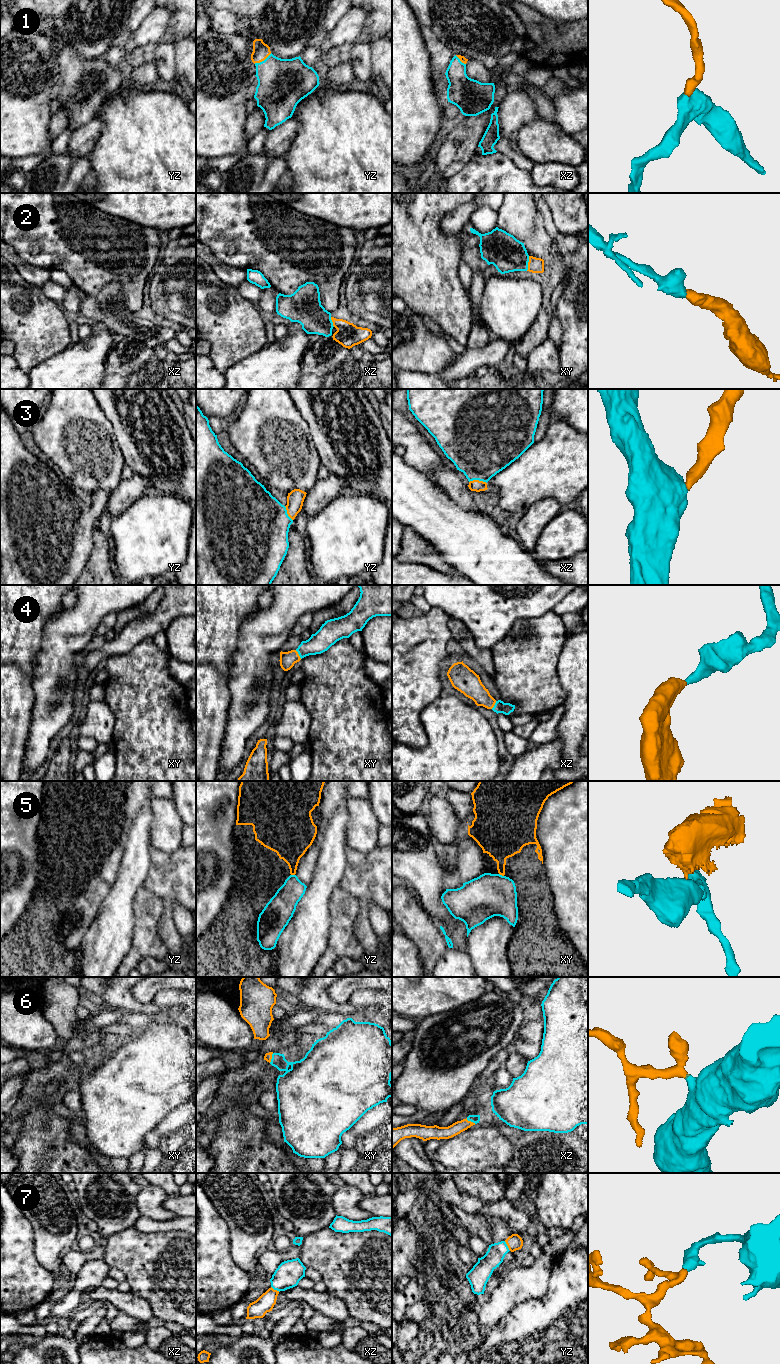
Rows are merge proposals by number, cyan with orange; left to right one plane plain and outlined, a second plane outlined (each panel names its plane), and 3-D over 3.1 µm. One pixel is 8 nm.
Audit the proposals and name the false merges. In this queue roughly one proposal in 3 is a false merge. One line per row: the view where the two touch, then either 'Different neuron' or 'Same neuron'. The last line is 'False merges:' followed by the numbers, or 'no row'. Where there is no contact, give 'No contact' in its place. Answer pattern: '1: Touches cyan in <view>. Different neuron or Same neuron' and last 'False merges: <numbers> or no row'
1: Touches cyan in yz. Same neuron
2: Touches cyan in xy. Same neuron
3: Touches cyan in xz. Same neuron
4: Touches cyan in xy. Same neuron
5: Touches cyan in xy. Different neuron
6: Touches cyan in xy. Same neuron
7: Touches cyan in yz. Same neuron
False merges: 5

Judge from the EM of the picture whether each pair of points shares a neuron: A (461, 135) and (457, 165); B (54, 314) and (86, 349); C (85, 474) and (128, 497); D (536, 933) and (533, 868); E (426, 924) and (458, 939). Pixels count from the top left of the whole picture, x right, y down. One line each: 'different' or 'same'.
A: same
B: different
C: different
D: same
E: different

